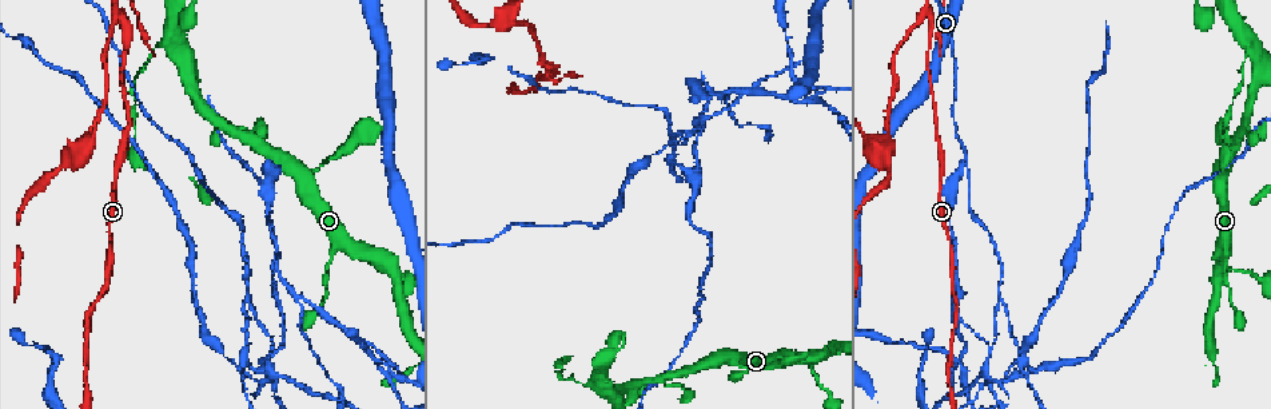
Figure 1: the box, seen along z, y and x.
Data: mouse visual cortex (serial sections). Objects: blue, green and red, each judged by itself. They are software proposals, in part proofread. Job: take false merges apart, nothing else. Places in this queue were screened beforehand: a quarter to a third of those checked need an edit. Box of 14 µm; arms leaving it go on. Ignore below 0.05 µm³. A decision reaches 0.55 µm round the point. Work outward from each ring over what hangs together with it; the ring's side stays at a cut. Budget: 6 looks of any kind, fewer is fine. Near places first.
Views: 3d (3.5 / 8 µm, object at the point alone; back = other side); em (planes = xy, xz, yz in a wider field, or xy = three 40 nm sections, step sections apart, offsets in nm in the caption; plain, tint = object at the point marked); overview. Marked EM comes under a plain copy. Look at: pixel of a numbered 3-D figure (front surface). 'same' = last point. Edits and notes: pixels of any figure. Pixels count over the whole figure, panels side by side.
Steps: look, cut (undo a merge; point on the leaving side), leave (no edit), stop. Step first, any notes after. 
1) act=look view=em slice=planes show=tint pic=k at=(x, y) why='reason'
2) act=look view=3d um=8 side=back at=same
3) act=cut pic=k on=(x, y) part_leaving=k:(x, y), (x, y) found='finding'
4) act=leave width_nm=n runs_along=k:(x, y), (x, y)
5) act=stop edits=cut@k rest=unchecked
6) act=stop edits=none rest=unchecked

act=look view=3d um=8 pic=1 at=(1225, 265) why='narrows sharply'

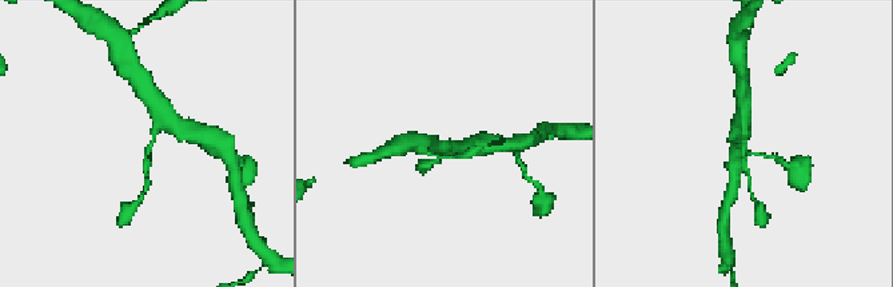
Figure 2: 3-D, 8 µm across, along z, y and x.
act=look view=3d um=3.5 pic=2 at=(149, 150) why='closer look'

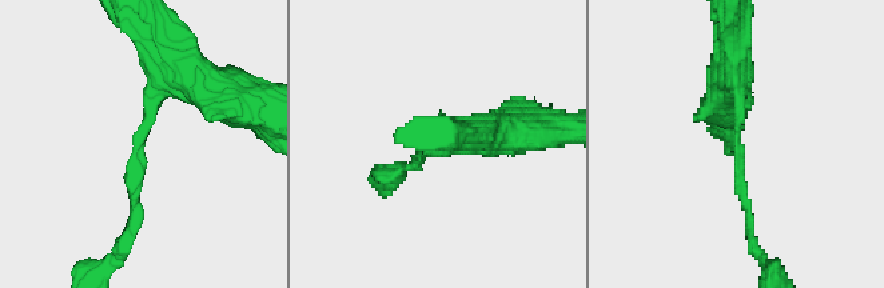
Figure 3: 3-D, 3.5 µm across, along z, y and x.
act=look view=em slice=xy step=3 show=tint pic=3 at=(146, 139) arm_widths_nm=150,350 why='shape alone is not enough'

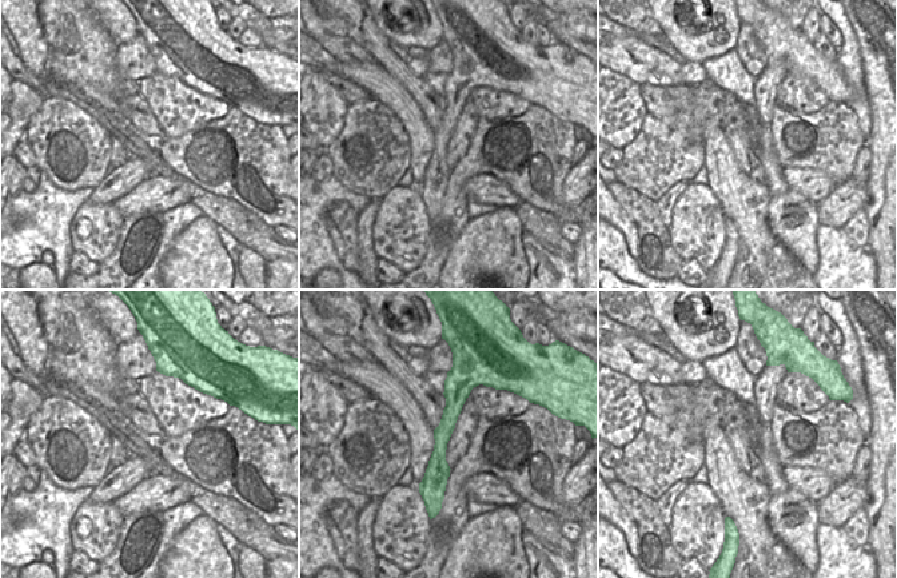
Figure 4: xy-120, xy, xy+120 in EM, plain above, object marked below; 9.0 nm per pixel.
act=leave width_nm=170 runs_along=4:(457, 382), (435, 495) found='continuous, no second cell'

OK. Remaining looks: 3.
act=look view=3d um=8 pic=1 at=(173, 42) why='abrupt turn'

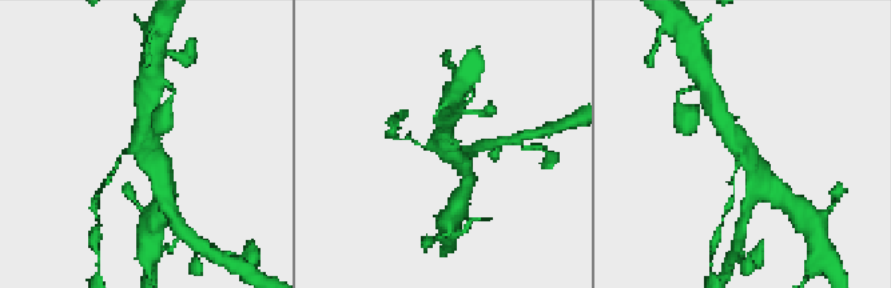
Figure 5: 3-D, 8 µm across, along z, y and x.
act=look view=3d um=3.5 pic=5 at=(440, 150) why='zoom in'

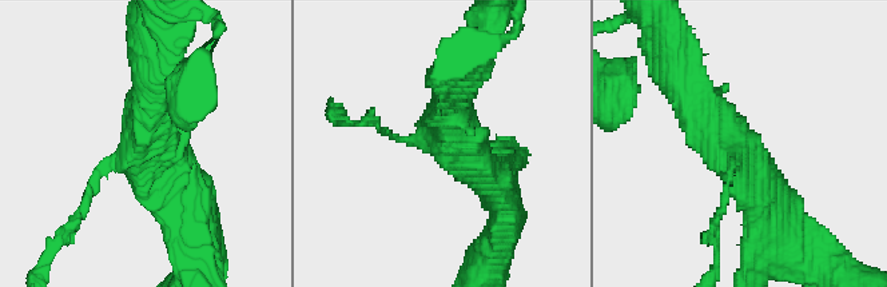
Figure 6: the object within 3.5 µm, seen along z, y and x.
act=leave arm_widths_nm=100,450,500 runs_along=6:(770, 227), (766, 191), (684, 80) found='all the same cell'

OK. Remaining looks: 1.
act=stop edits=none rest=unchecked

